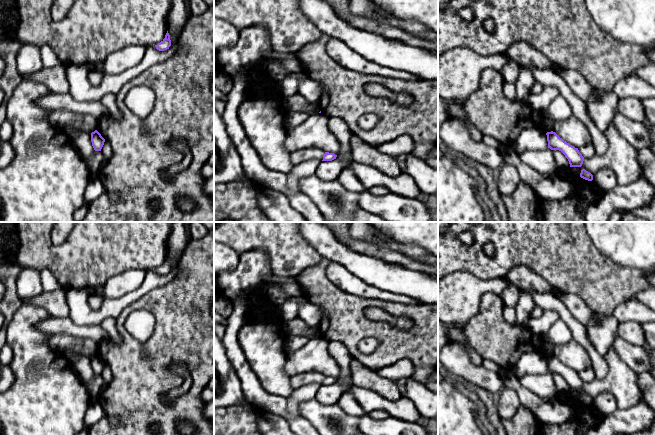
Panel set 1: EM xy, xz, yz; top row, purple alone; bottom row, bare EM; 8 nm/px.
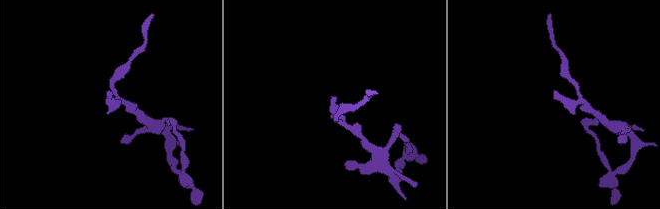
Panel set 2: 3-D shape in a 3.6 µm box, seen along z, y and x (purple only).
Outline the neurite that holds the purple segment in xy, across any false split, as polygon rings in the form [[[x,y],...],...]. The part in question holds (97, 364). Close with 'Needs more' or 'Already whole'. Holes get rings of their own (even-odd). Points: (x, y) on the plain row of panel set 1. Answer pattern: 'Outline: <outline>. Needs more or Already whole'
Outline: [[[95,354],[94,356],[91,357],[91,366],[95,375],[101,375],[105,363],[101,360],[101,358],[97,354]]]. Already whole

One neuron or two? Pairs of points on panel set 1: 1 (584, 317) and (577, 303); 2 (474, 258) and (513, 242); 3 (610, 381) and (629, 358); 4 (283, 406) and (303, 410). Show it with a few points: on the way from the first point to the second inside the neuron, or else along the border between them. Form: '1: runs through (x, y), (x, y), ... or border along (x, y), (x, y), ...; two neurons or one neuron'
1: runs through (584, 314), (577, 306); one neuron
2: runs through (484, 261), (494, 261), (503, 252); one neuron
3: border along (612, 345), (618, 356), (638, 374); two neurons
4: border along (296, 413), (305, 417), (312, 424); two neurons

